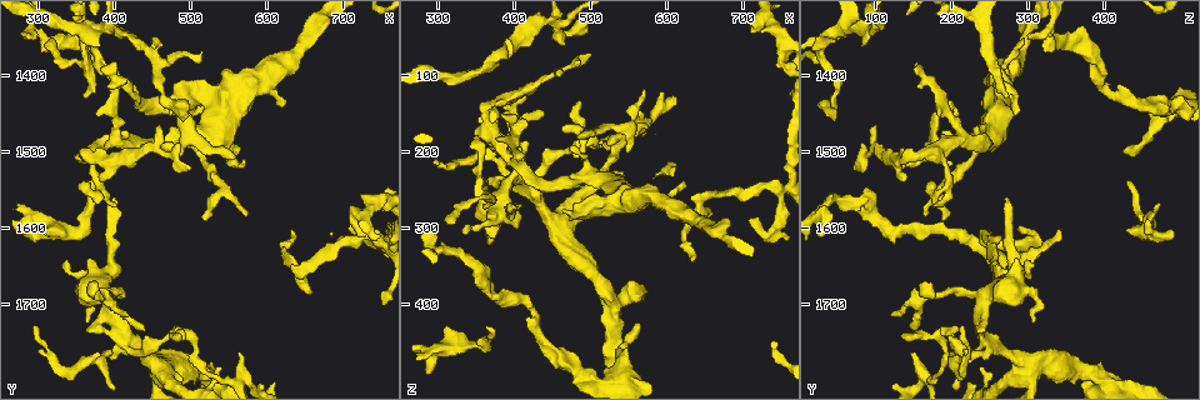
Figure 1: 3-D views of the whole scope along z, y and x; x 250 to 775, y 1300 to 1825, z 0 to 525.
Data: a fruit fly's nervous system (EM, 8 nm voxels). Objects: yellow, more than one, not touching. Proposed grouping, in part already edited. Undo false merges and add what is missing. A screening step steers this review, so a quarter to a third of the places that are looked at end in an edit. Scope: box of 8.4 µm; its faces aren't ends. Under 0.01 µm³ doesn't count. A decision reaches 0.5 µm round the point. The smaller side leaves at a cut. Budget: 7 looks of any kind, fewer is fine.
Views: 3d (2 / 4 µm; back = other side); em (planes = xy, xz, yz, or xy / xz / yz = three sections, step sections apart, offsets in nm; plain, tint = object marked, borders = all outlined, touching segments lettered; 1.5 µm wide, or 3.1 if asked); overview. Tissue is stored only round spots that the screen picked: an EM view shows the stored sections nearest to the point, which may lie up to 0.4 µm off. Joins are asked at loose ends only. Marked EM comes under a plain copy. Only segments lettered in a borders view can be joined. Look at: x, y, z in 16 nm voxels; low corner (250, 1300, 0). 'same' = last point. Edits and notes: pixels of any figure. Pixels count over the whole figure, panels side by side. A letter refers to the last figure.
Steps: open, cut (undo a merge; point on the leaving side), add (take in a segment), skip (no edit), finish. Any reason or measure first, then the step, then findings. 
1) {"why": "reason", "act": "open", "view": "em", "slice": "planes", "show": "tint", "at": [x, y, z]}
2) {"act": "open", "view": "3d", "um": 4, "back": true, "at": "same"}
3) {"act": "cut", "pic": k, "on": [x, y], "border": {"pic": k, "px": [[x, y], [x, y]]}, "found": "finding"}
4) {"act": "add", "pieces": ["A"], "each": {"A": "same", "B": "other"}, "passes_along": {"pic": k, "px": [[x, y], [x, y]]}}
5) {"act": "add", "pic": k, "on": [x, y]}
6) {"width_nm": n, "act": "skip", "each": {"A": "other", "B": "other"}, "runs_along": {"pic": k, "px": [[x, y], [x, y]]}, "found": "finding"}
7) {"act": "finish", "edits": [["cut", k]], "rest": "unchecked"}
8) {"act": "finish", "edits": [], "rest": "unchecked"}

{"why": "thin end", "act": "open", "view": "3d", "um": 4, "at": [300, 1725, 215]}

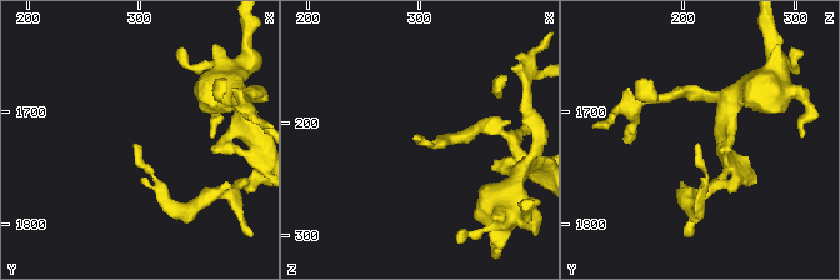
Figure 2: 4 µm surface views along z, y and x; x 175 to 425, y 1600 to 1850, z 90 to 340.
{"why": "now the EM", "act": "open", "view": "em", "slice": "yz", "step": 8, "show": "borders", "at": [298, 1728, 216]}

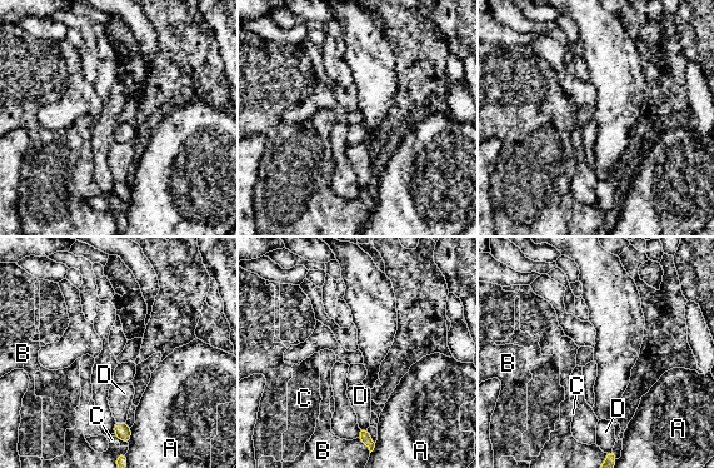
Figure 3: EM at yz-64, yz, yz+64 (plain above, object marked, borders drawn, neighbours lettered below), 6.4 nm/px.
{"act": "open", "view": "em", "slice": "planes", "show": "borders", "at": "same"}

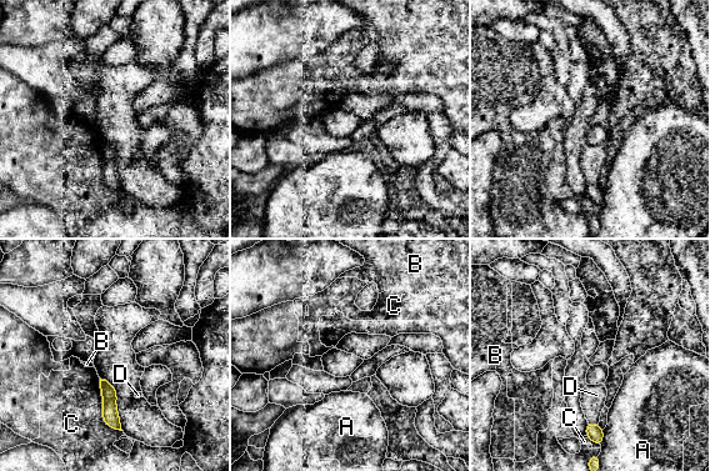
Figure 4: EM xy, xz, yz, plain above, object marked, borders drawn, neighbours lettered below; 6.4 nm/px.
{"longest_contact_nm": ["C", 380], "act": "skip", "each": {"A": "other", "B": "other", "C": "other", "D": "other"}, "border": {"pic": 4, "px": [[588, 421], [598, 425]]}, "found": "no lettered segment goes on from it"}

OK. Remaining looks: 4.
{"why": "an open end", "act": "open", "view": "3d", "um": 2, "at": [385, 1390, 150]}

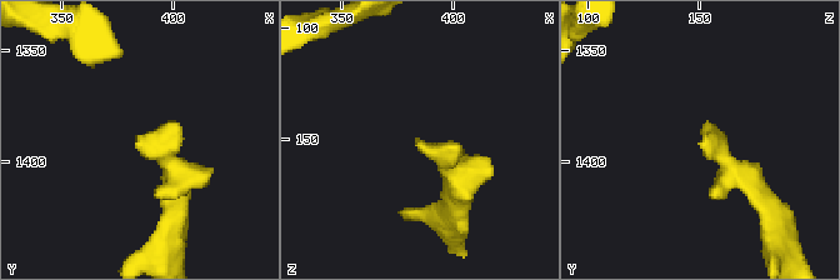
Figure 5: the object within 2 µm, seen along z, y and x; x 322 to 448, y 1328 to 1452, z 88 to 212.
{"act": "open", "view": "em", "slice": "planes", "show": "borders", "at": [384, 1390, 152]}

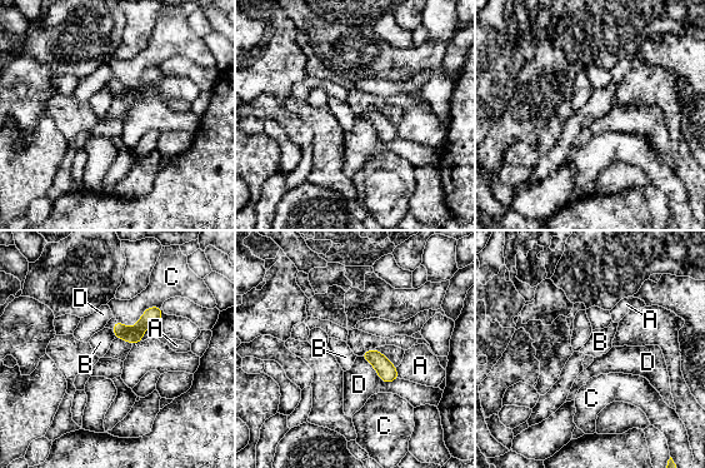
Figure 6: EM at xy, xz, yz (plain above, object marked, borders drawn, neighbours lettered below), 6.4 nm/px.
{"act": "skip", "each": {"A": "other", "B": "other", "C": "other", "D": "other"}, "runs_along": {"pic": 6, "px": [[159, 312], [135, 332], [116, 332]]}, "found": "no lettered segment goes on from it"}

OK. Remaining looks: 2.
{"why": "branch stops here", "act": "open", "view": "em", "slice": "yz", "step": 8, "show": "tint", "at": [365, 1540, 430]}

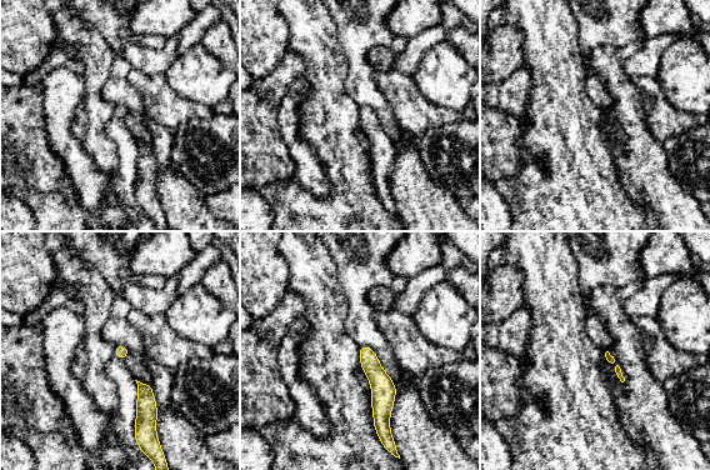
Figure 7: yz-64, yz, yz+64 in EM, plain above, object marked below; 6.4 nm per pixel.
{"why": "cut it another way", "act": "open", "view": "em", "slice": "planes", "show": "borders", "at": "same"}

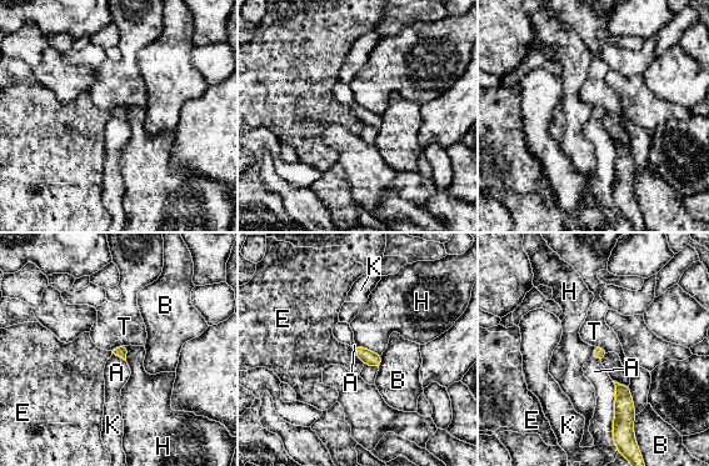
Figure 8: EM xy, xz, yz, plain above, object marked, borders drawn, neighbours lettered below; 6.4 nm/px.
{"act": "skip", "each": {"A": "other", "B": "other", "E": "other", "H": "other", "K": "other", "T": "other"}, "border": {"pic": 8, "px": [[113, 352], [125, 361]]}, "found": "none of them fits"}

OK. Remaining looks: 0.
{"act": "finish", "edits": [], "rest": "unchecked"}

